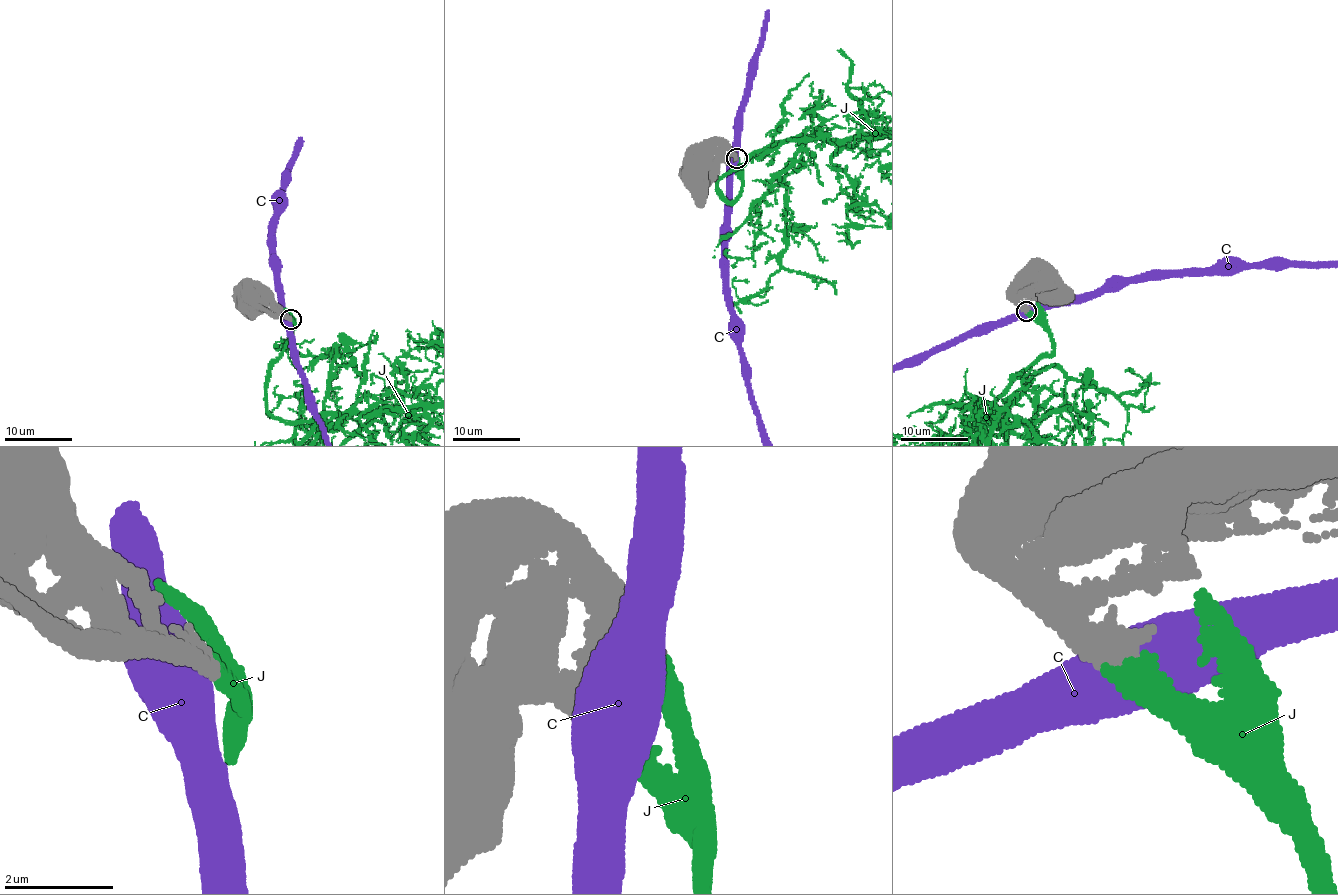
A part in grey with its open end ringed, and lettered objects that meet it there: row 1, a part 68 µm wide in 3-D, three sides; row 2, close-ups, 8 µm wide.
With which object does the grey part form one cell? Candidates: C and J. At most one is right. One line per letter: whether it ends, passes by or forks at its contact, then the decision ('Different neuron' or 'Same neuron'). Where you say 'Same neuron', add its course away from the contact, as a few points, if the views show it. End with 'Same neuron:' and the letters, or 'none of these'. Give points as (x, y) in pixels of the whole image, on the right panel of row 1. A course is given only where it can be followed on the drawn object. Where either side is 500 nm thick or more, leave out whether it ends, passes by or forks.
C: Different neuron
J: It ends there. Same neuron
Same neuron: J

